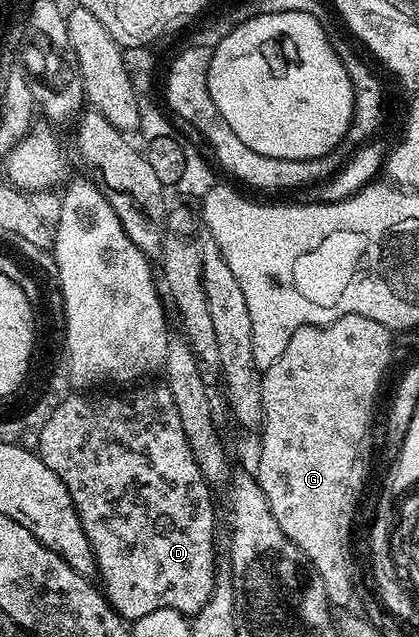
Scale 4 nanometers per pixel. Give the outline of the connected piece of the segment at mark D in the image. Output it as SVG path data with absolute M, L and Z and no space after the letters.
M164 385L158 387L142 387L135 395L94 395L98 393L67 394L60 405L48 417L44 429L38 438L37 455L64 481L68 493L72 497L72 505L76 505L76 513L80 517L80 525L84 525L94 554L94 565L97 578L102 578L100 590L114 608L117 615L127 621L144 617L144 613L156 613L156 609L176 609L181 615L193 617L200 609L204 609L204 601L212 597L214 588L214 499L210 496L211 484L207 483L198 462L194 460L192 449L184 437L184 425L180 425L180 413L176 409L176 401L172 393Z

